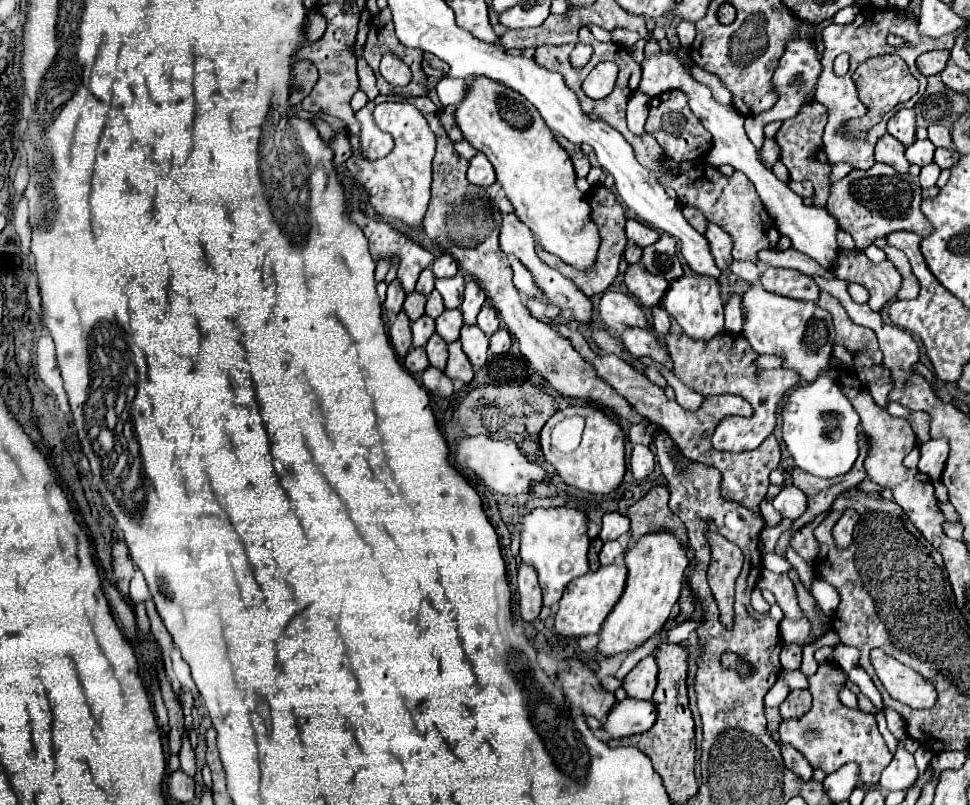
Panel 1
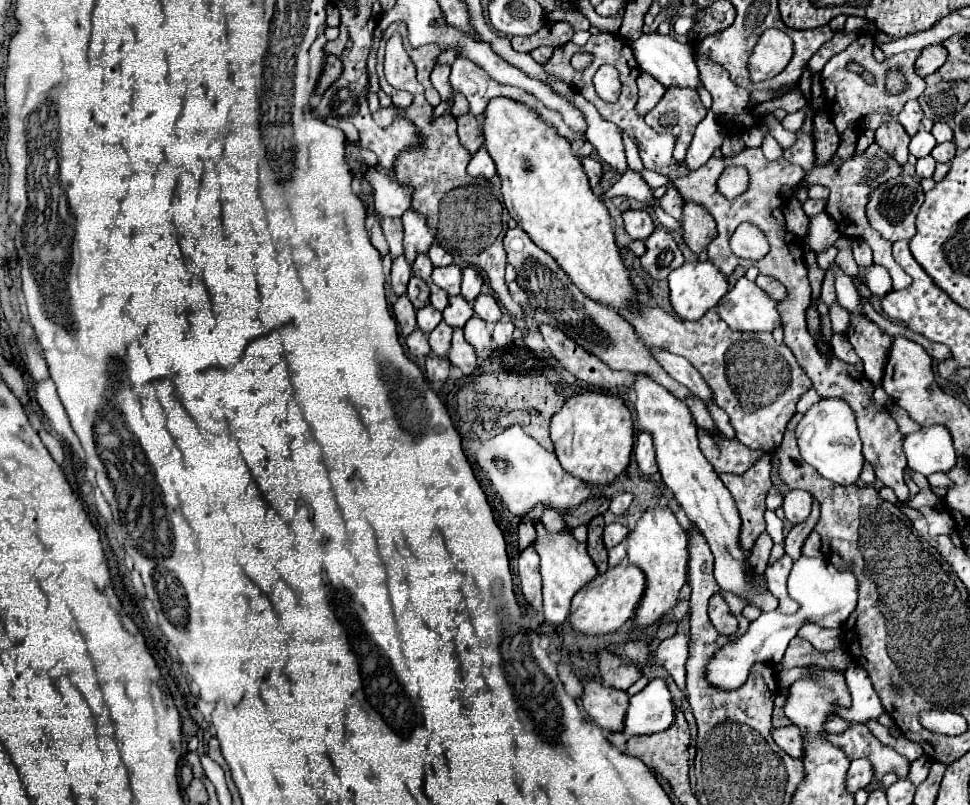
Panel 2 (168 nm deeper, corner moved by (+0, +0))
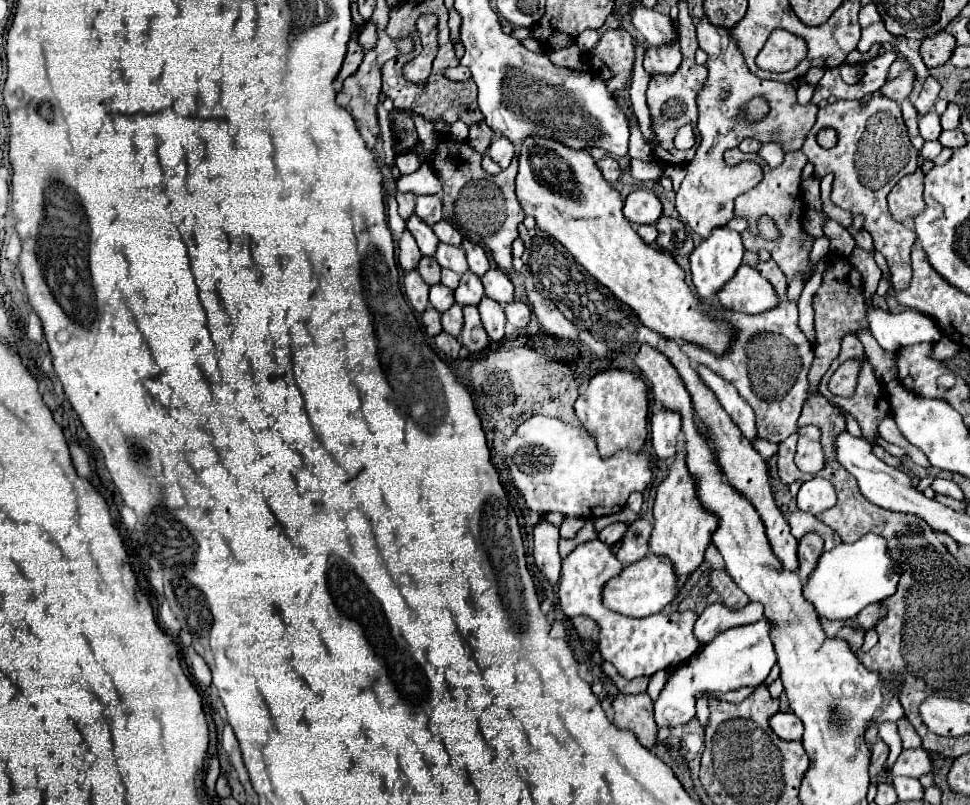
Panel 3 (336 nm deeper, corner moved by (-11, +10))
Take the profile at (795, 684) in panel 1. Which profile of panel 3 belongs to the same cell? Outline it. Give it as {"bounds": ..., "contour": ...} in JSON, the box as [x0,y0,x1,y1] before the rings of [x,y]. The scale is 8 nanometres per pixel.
{"bounds":[879,722,903,768],"contour":[[[883,722],[881,724],[881,730],[883,730],[883,734],[879,734],[879,738],[885,740],[889,744],[889,748],[891,748],[891,754],[889,754],[889,760],[887,760],[887,768],[891,768],[895,764],[897,756],[903,750],[901,748],[901,738],[897,734],[897,724],[893,724],[893,722]]]}

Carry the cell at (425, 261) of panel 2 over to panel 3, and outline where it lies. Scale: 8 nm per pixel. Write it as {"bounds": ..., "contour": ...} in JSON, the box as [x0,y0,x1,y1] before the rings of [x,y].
{"bounds":[407,212,439,256],"contour":[[[413,212],[407,220],[407,230],[413,234],[413,238],[417,240],[417,246],[421,250],[421,254],[425,256],[433,256],[439,244],[439,238],[433,234],[431,226],[427,226],[421,218],[417,218],[417,214]]]}

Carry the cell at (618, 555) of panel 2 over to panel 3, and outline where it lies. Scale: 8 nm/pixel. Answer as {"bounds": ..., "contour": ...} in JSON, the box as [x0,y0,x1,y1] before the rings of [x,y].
{"bounds":[615,518,653,566],"contour":[[[645,518],[635,520],[629,526],[629,530],[625,532],[623,540],[621,540],[621,546],[619,546],[617,554],[615,554],[617,560],[623,562],[625,566],[629,566],[629,564],[645,558],[647,552],[649,552],[651,530],[653,530],[653,526],[651,526],[649,520],[645,520]]]}

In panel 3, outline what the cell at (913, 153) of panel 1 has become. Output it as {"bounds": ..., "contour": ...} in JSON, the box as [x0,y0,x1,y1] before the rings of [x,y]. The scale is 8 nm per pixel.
{"bounds":[919,112,941,140],"contour":[[[927,112],[925,116],[919,116],[919,134],[925,140],[937,140],[937,136],[941,134],[941,124],[935,112]]]}

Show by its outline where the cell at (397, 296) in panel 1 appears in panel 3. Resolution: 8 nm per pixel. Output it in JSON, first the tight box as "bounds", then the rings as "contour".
{"bounds":[399,230,421,272],"contour":[[[403,230],[403,236],[399,240],[399,264],[401,264],[401,268],[405,272],[415,270],[417,264],[419,264],[419,260],[421,260],[421,252],[417,248],[415,238],[407,230]]]}

